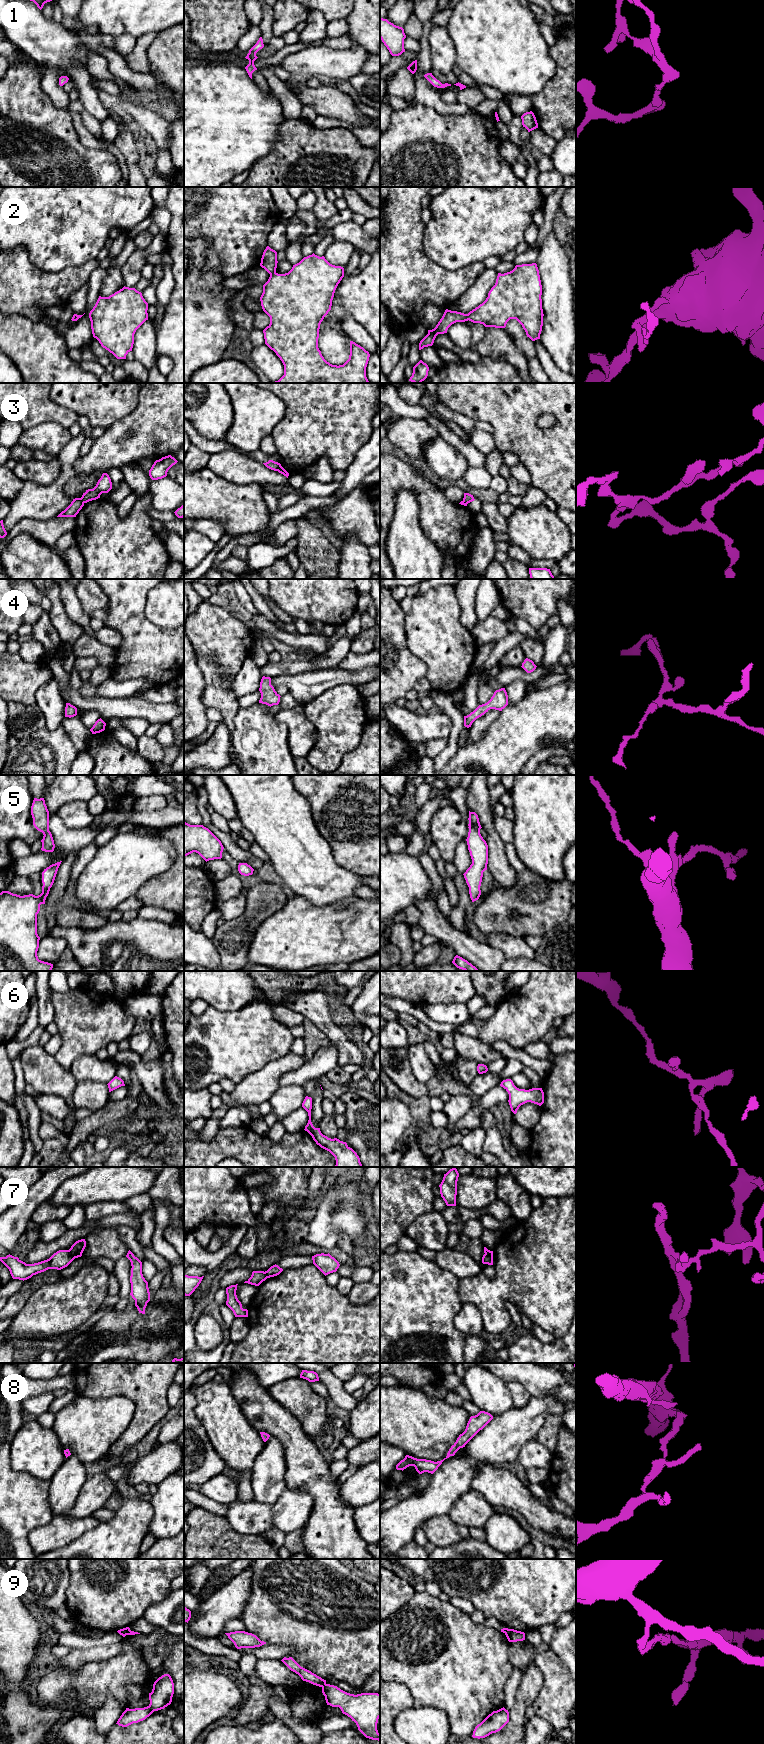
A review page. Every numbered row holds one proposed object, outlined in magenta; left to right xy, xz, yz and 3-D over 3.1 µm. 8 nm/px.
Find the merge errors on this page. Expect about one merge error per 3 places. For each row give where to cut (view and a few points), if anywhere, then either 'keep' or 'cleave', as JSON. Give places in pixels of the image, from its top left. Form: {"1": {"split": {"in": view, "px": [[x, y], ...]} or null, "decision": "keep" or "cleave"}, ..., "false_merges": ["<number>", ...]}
{"1": {"split": null, "decision": "keep"}, "2": {"split": {"in": "xz", "px": [[275, 272], [270, 275]]}, "decision": "cleave"}, "3": {"split": {"in": "xz", "px": [[280, 465], [277, 470]]}, "decision": "cleave"}, "4": {"split": null, "decision": "keep"}, "5": {"split": null, "decision": "keep"}, "6": {"split": null, "decision": "keep"}, "7": {"split": {"in": "xy", "px": [[68, 1250], [74, 1258]]}, "decision": "cleave"}, "8": {"split": null, "decision": "keep"}, "9": {"split": {"in": "xz", "px": [[325, 1683], [322, 1687]]}, "decision": "cleave"}, "false_merges": ["2", "3", "7", "9"]}

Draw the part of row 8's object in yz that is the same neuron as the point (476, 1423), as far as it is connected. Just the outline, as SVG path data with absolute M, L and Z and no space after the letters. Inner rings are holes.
M480 1411L477 1415L471 1416L467 1423L465 1431L459 1435L456 1442L451 1446L447 1453L447 1456L443 1460L434 1462L431 1460L417 1459L412 1456L406 1455L405 1458L396 1465L396 1469L403 1471L409 1466L414 1466L419 1474L422 1474L424 1472L433 1474L445 1459L449 1458L450 1456L454 1456L460 1448L465 1447L465 1445L492 1419L493 1416L485 1411Z

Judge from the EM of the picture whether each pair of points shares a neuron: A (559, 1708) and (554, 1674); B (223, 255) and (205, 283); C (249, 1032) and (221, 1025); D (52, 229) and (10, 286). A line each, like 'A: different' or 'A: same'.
A: same
B: different
C: same
D: different

